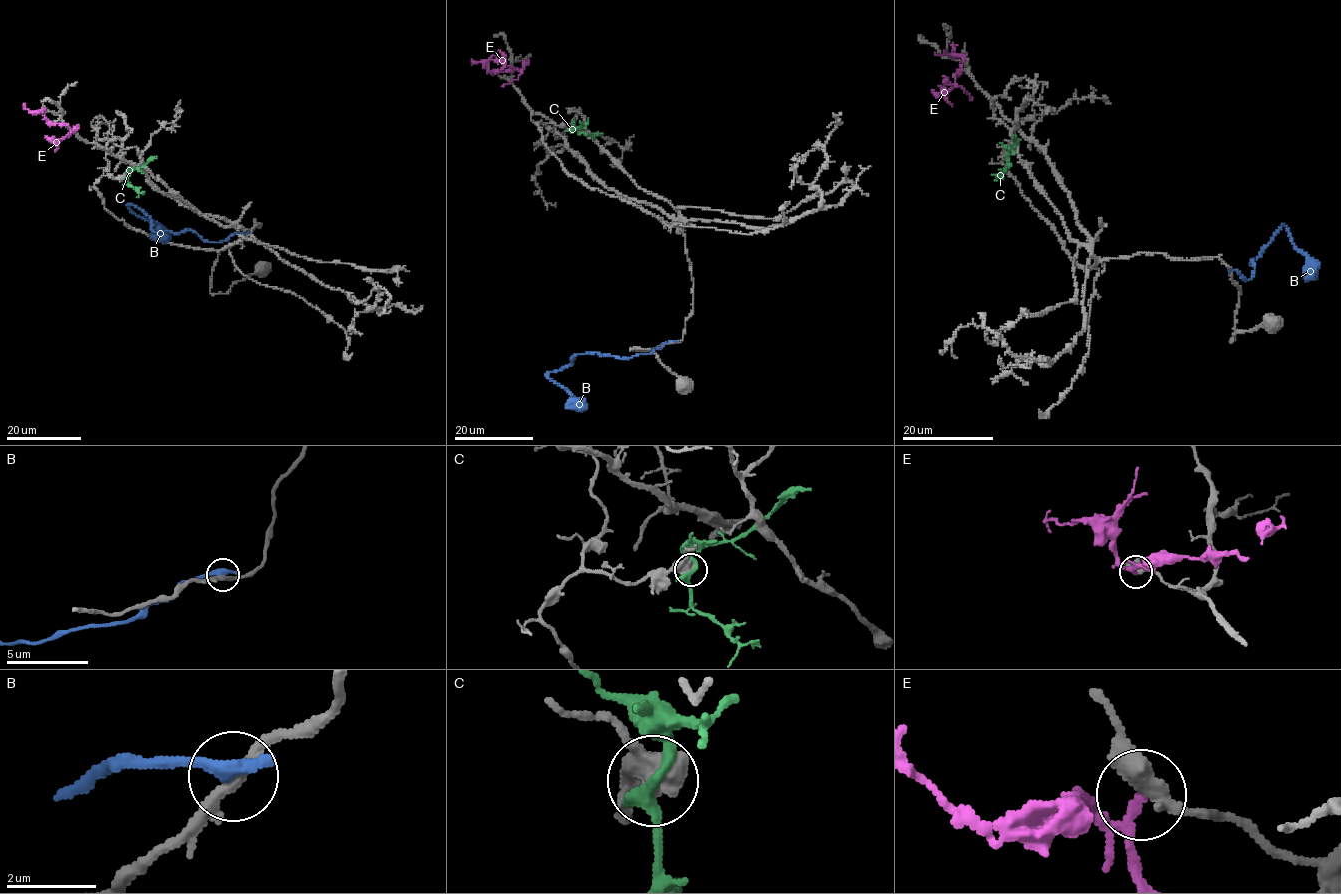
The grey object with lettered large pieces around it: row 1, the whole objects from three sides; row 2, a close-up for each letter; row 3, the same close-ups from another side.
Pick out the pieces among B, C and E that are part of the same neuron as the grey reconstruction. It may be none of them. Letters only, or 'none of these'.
none of these

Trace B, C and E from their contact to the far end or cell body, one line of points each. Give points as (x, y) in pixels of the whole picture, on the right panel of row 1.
B: (1230, 272), (1234, 269), (1244, 278), (1250, 278), (1252, 260), (1284, 225), (1307, 258), (1312, 279)
C: (1007, 154), (1015, 143), (1012, 136)
E: (965, 56), (955, 76), (954, 84), (947, 94), (938, 95), (932, 89)

